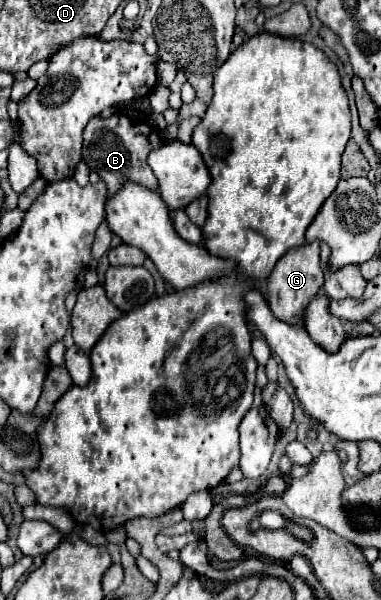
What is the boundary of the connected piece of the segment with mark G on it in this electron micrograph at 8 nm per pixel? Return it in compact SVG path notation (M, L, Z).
M319 241L303 243L291 251L287 251L277 265L273 267L271 275L267 277L267 291L269 291L269 307L277 319L287 323L303 321L303 311L309 299L321 289L321 269L319 269Z

